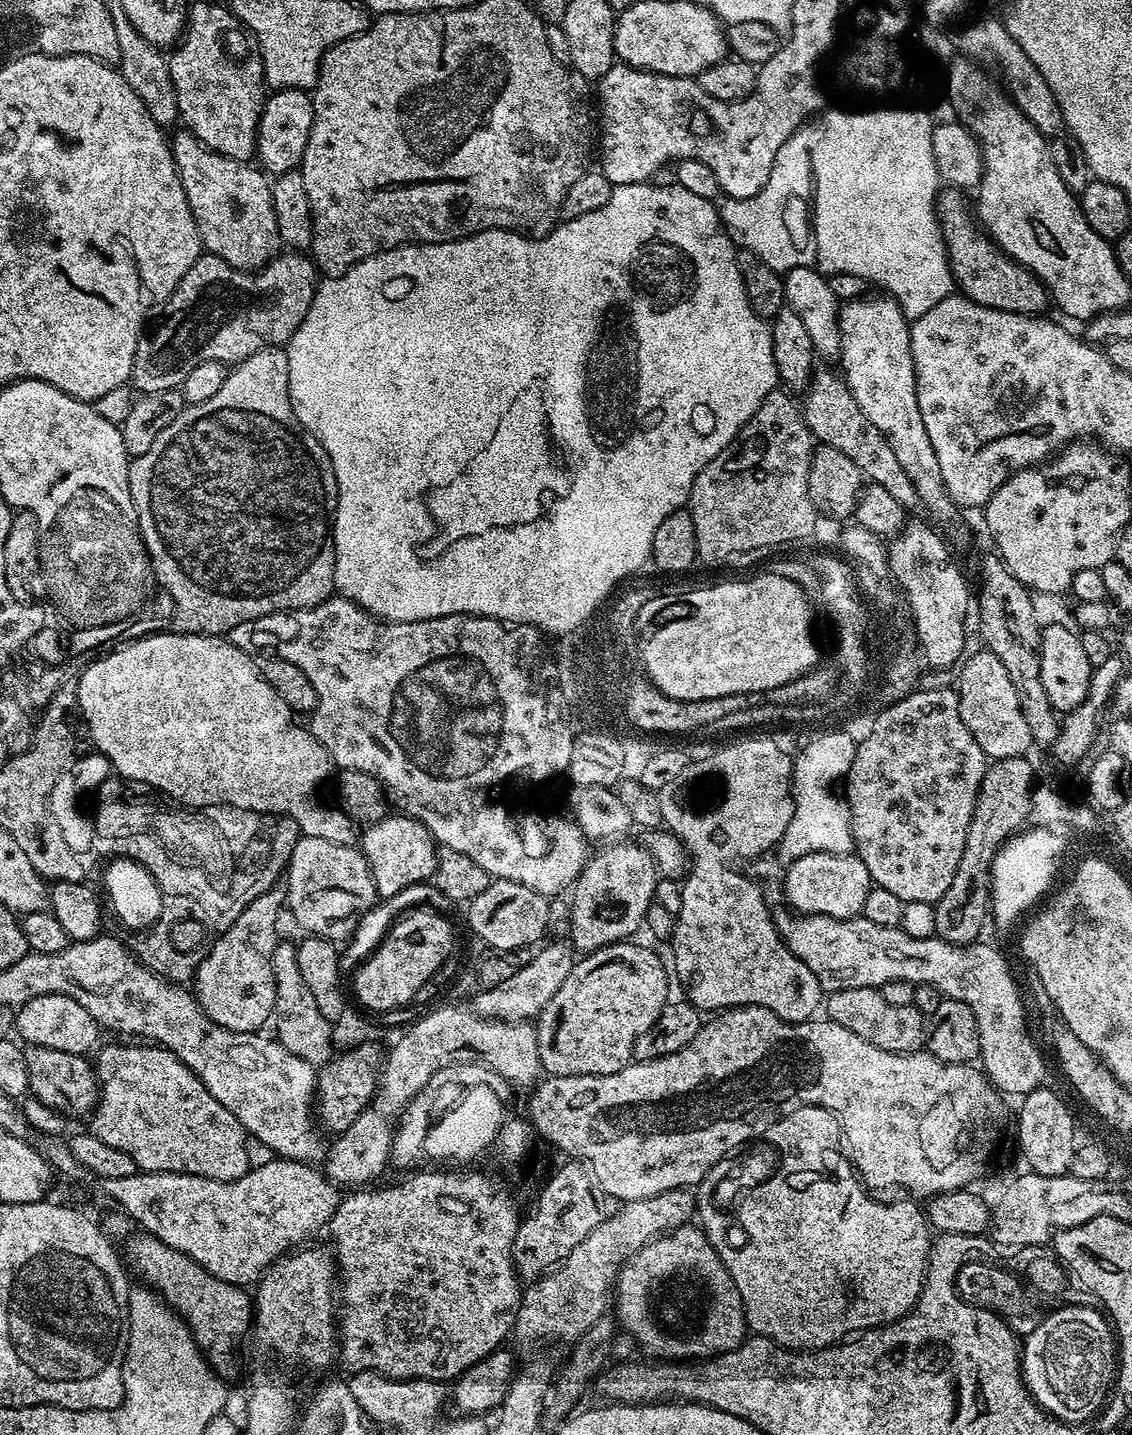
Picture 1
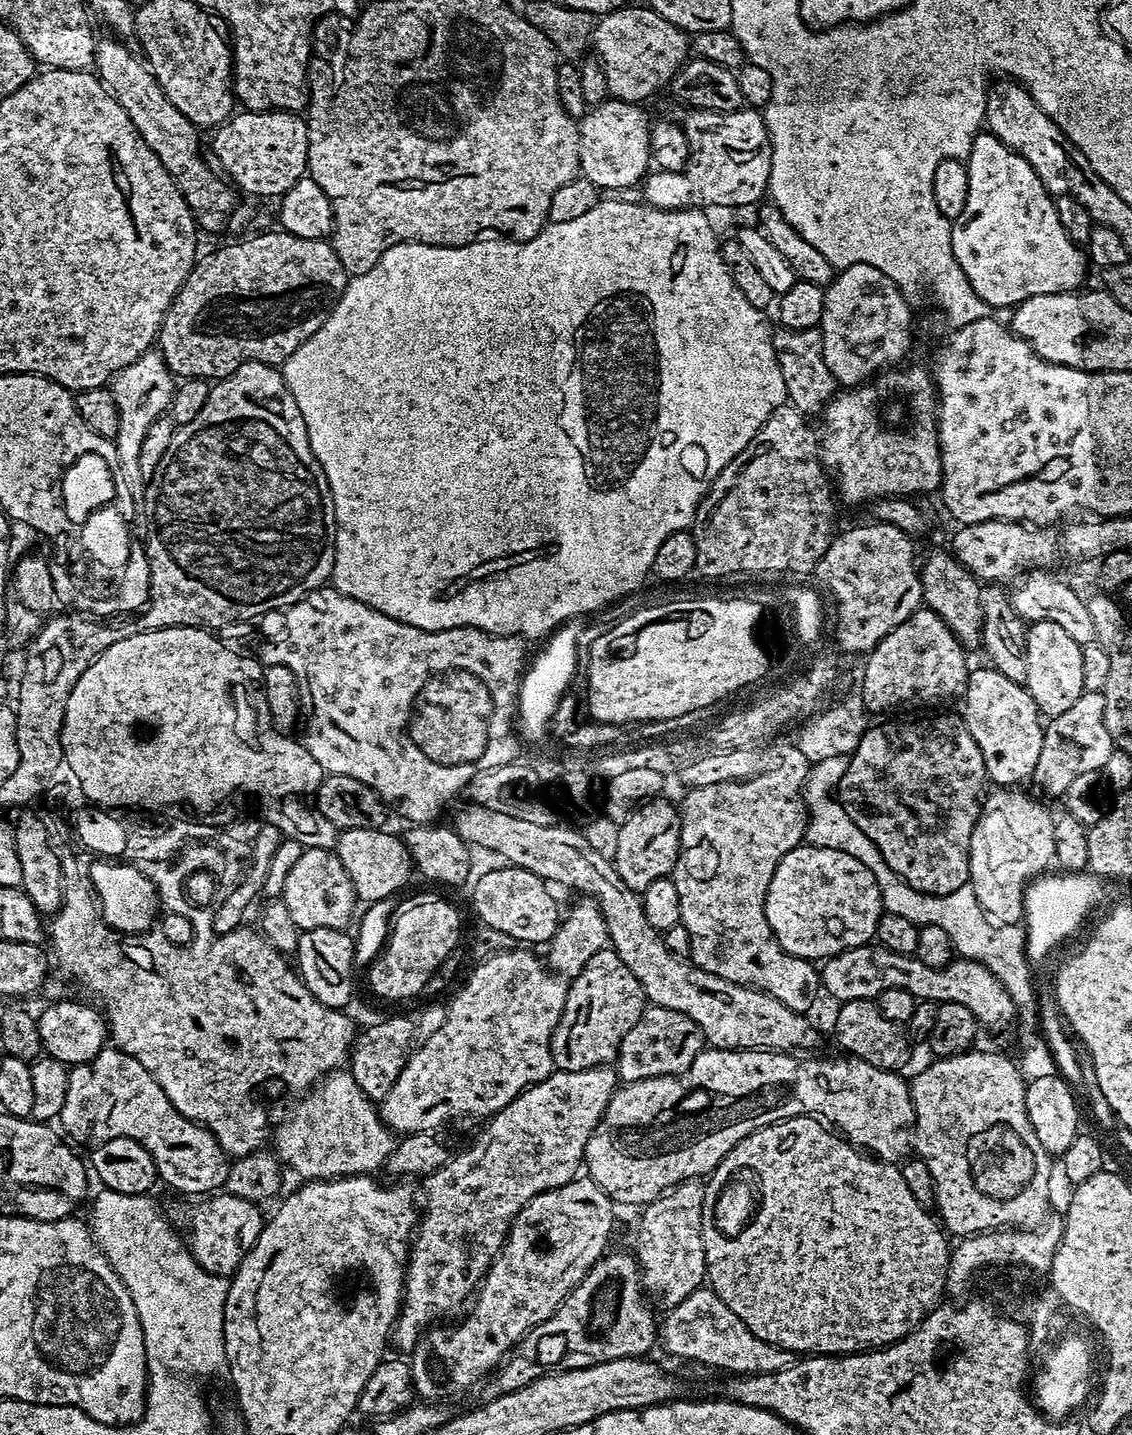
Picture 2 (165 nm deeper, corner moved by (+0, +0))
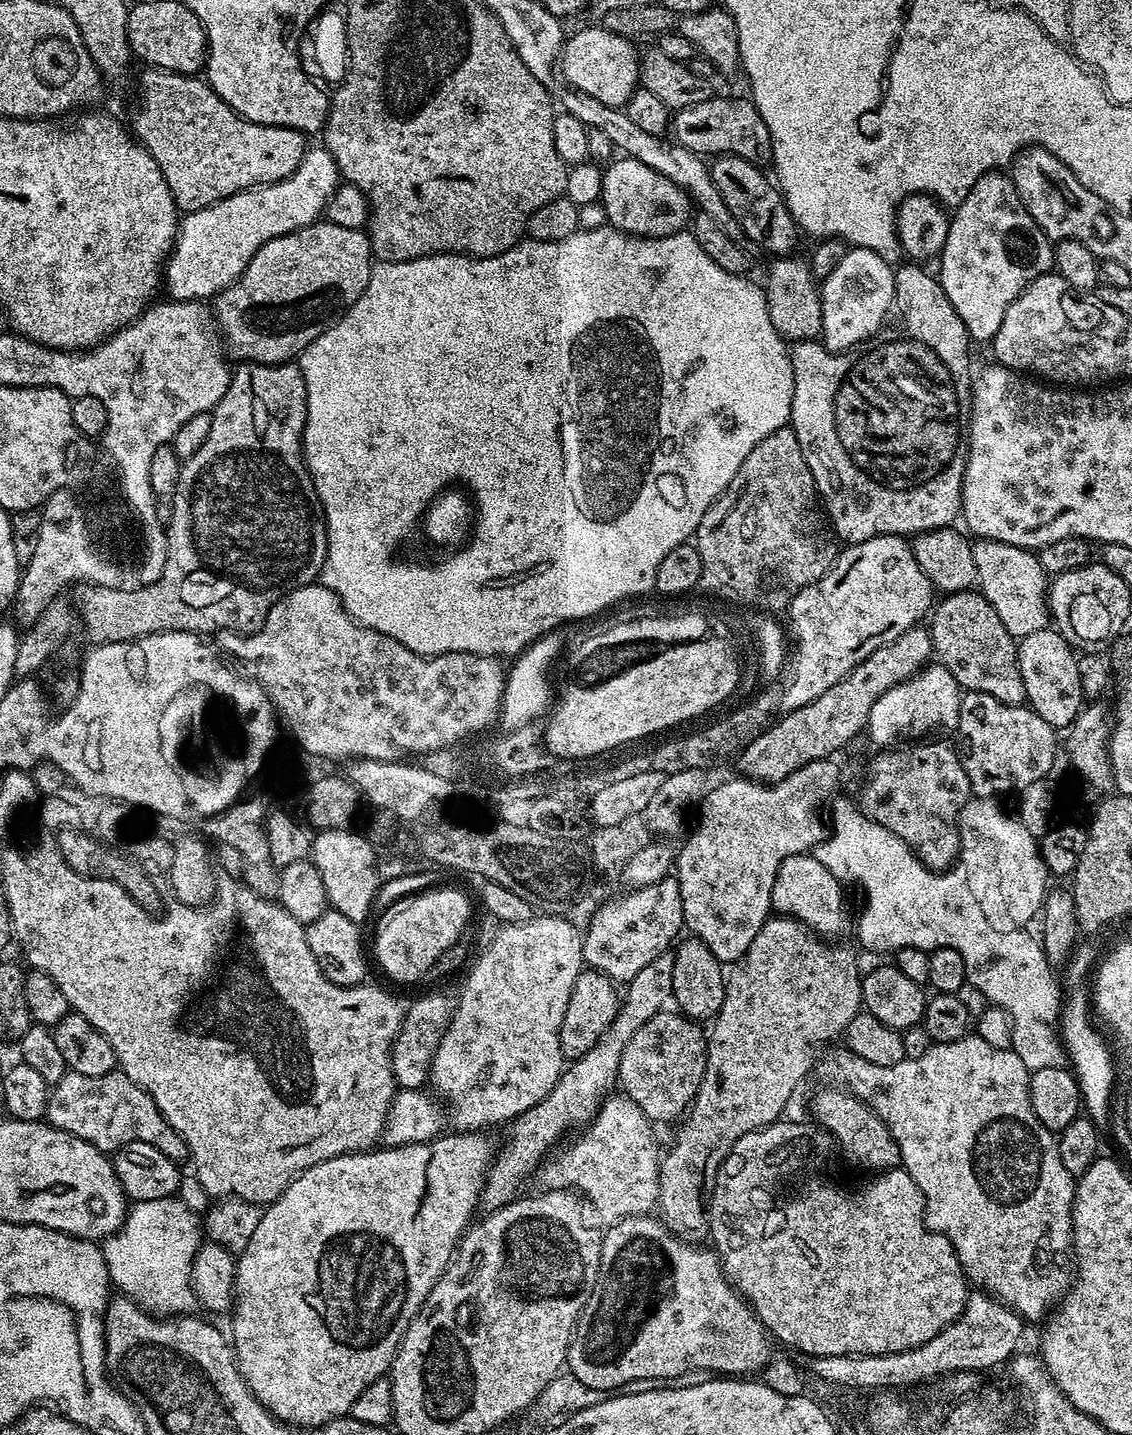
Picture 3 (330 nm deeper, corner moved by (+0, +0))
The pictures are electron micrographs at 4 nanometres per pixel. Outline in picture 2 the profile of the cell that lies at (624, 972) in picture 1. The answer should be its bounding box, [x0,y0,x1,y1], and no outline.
[552,947,645,1072]

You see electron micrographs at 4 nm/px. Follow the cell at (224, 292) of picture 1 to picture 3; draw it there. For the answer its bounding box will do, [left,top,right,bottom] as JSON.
[214,222,373,364]

